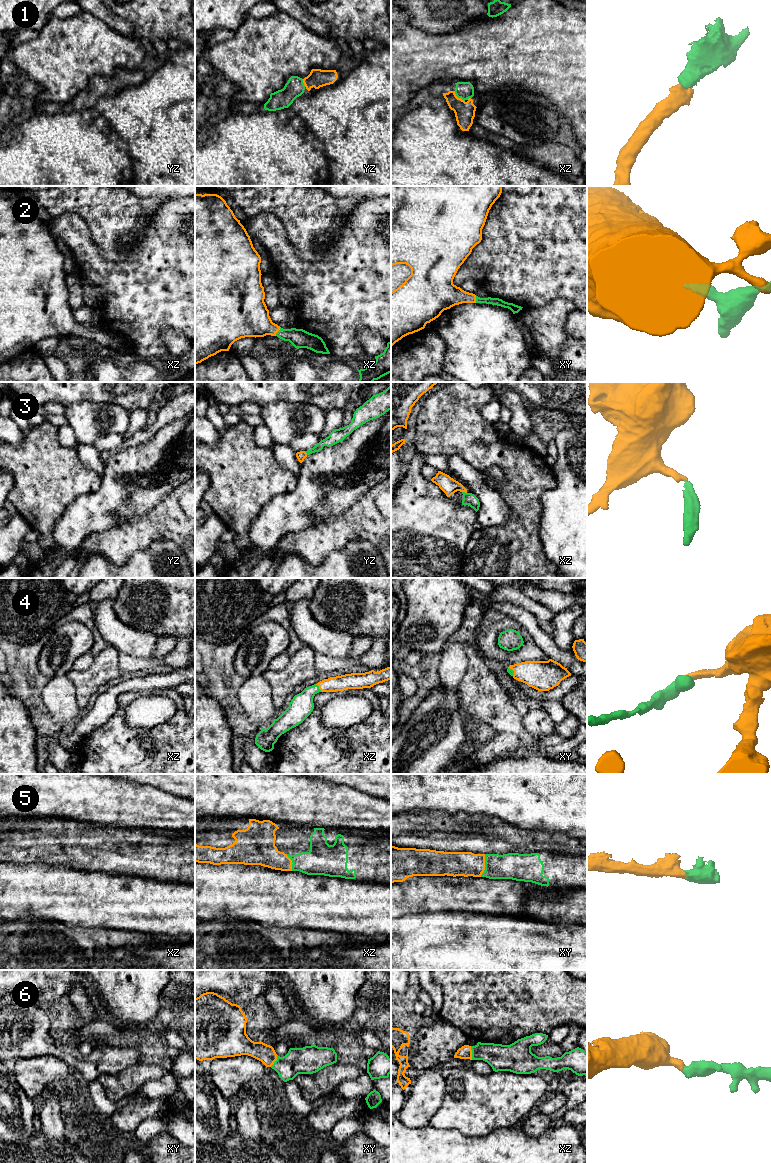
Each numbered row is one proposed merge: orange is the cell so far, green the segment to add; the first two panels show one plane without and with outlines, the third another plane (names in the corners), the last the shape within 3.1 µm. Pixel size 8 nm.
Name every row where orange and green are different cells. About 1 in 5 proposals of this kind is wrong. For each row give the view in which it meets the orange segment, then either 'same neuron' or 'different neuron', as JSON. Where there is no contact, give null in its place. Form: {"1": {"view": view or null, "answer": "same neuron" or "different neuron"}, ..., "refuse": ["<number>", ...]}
{"1": {"view": "xz", "answer": "same neuron"}, "2": {"view": "xz", "answer": "same neuron"}, "3": {"view": "xz", "answer": "same neuron"}, "4": {"view": "xz", "answer": "same neuron"}, "5": {"view": "xy", "answer": "same neuron"}, "6": {"view": "xz", "answer": "same neuron"}, "refuse": []}

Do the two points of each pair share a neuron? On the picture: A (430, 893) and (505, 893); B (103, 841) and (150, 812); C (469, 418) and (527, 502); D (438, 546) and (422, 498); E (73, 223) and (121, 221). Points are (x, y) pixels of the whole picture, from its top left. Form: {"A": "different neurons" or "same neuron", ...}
{"A": "same neuron", "B": "different neurons", "C": "same neuron", "D": "same neuron", "E": "different neurons"}

